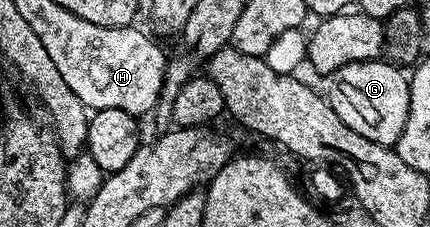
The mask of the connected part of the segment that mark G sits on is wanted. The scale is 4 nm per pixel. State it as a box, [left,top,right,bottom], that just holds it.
[326,59,410,147]

